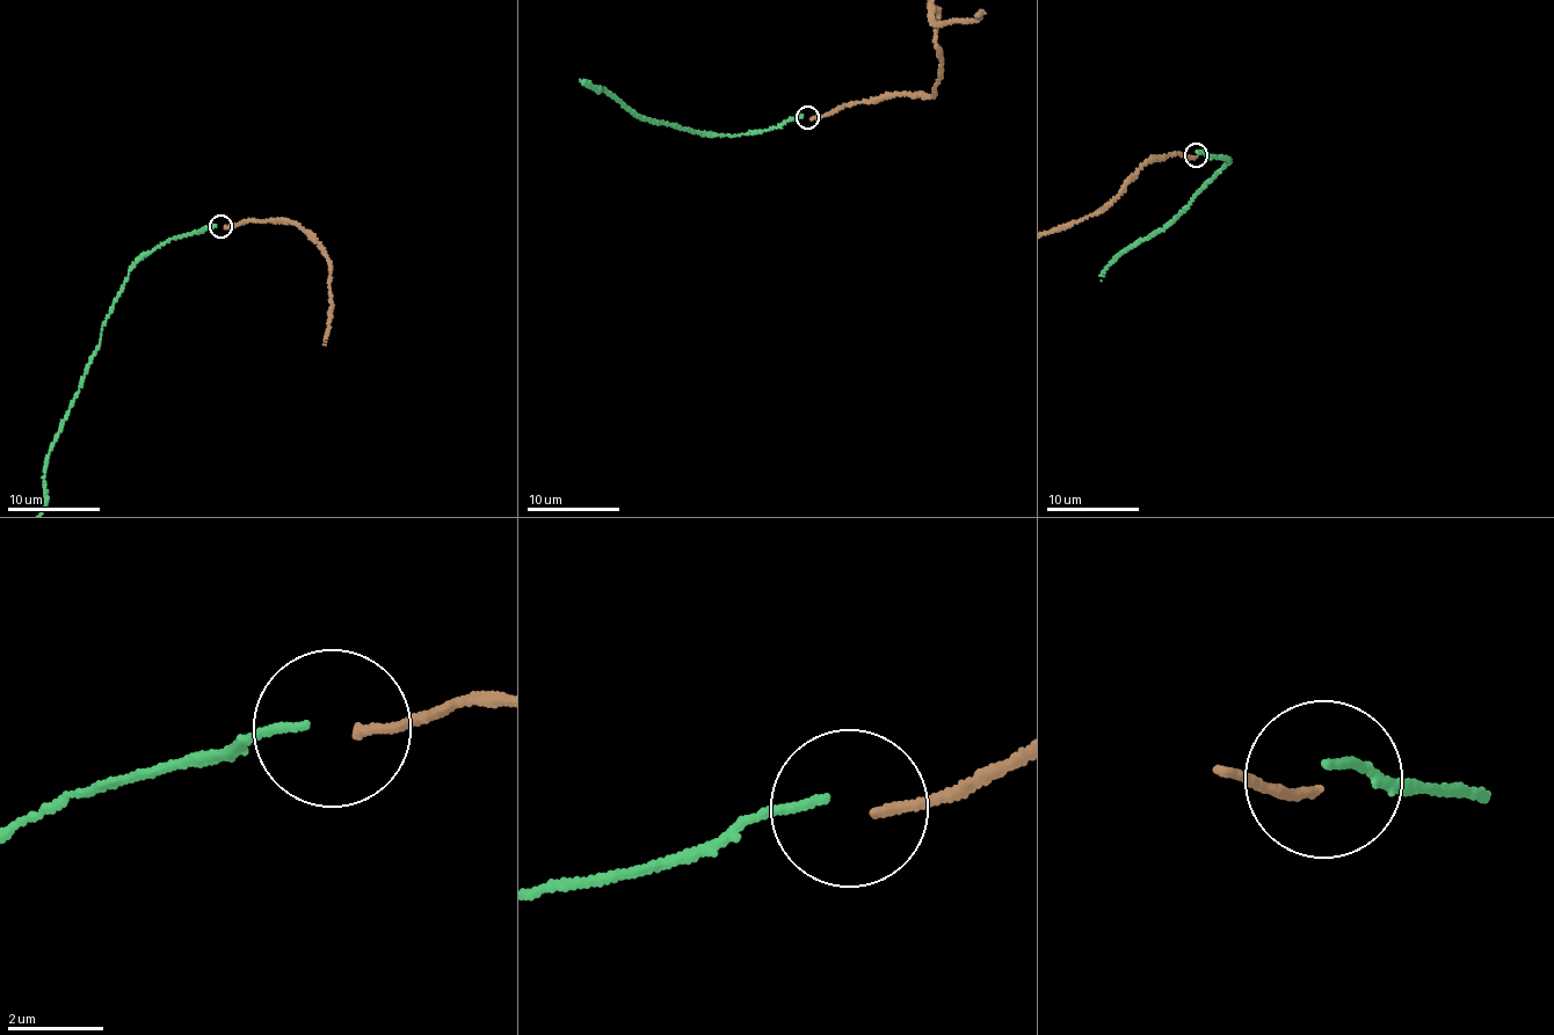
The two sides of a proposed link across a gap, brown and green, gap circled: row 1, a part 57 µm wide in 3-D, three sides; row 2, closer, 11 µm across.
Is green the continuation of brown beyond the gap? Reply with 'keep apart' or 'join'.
keep apart

